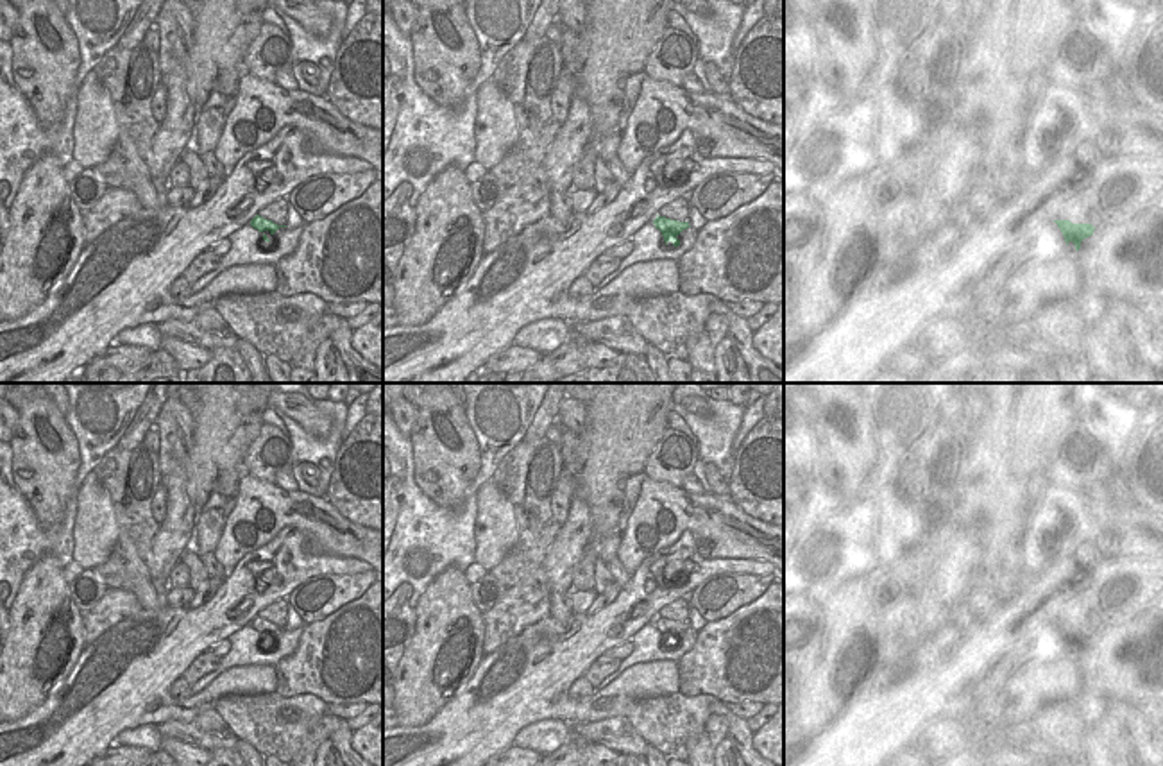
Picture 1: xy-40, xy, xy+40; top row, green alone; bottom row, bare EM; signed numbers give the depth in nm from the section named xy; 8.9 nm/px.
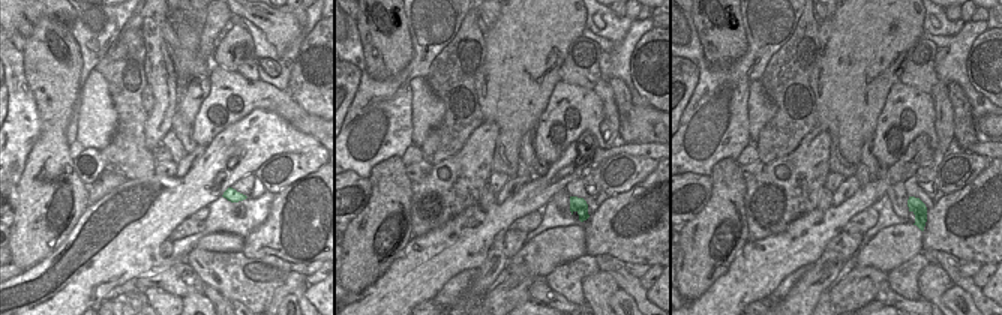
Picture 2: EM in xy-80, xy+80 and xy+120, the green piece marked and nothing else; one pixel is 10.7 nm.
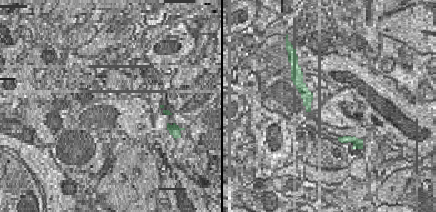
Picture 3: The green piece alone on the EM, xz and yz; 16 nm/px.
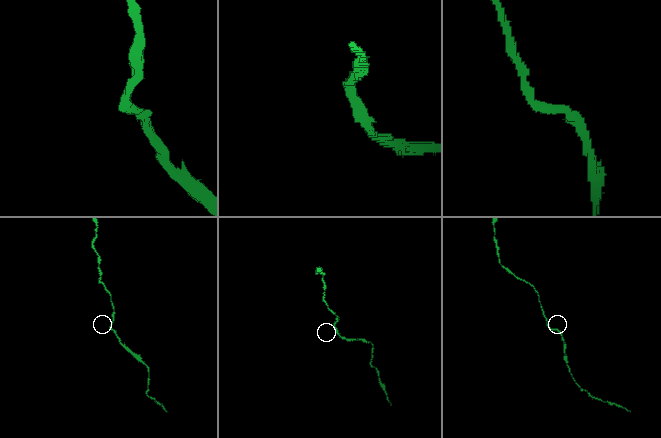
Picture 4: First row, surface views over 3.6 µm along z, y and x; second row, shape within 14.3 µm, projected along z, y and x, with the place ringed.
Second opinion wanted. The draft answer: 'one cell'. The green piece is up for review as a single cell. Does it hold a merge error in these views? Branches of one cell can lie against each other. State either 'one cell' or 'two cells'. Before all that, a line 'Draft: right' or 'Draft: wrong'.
Draft: right
one cell

